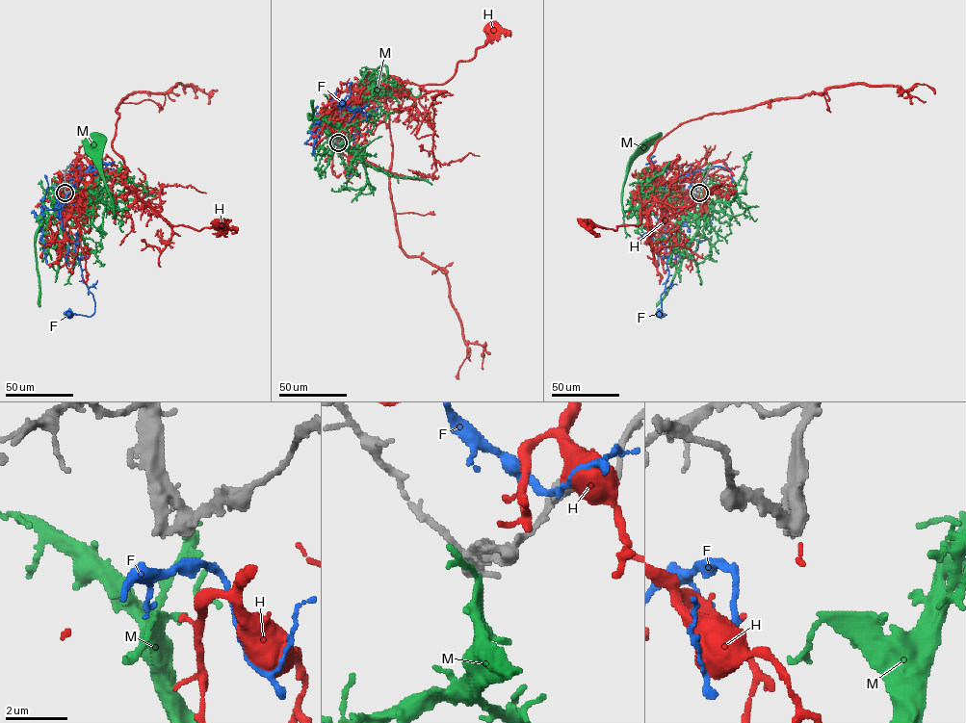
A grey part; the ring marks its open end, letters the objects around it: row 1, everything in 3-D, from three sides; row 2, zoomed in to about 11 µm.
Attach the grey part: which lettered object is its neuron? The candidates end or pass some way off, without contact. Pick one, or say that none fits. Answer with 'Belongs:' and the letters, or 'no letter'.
Belongs: M

